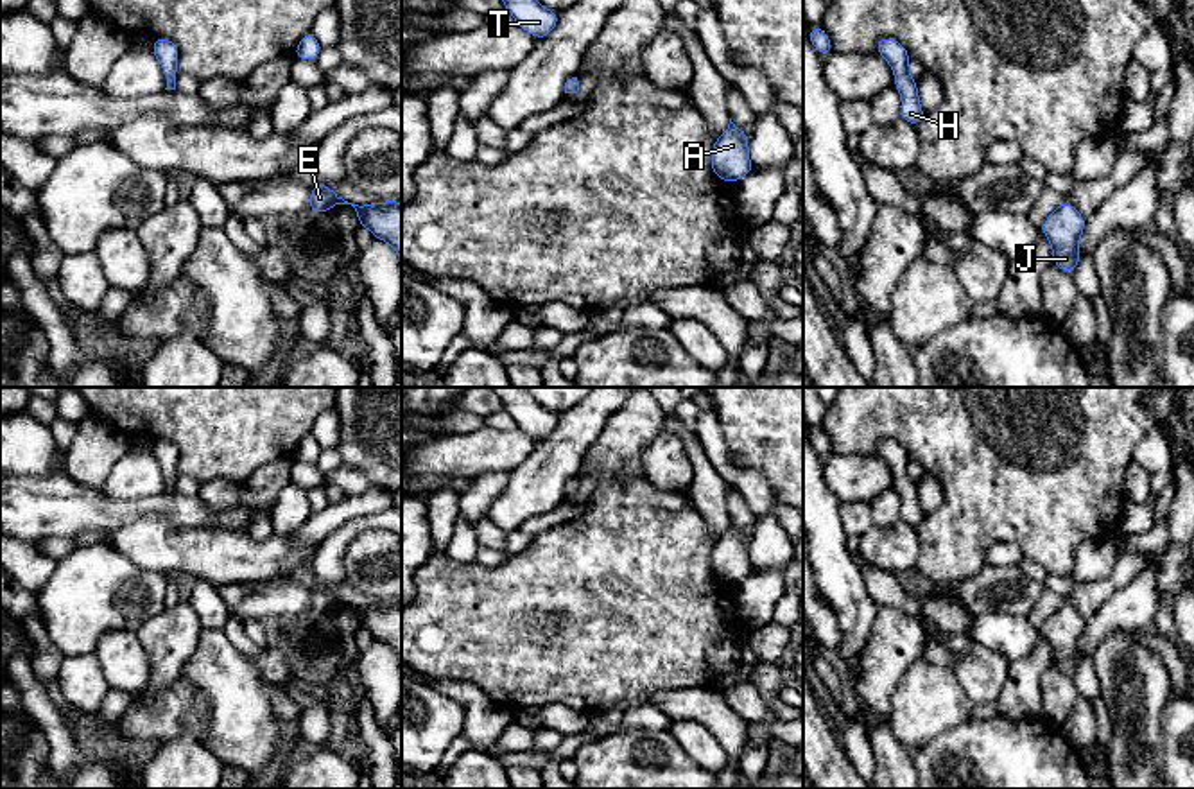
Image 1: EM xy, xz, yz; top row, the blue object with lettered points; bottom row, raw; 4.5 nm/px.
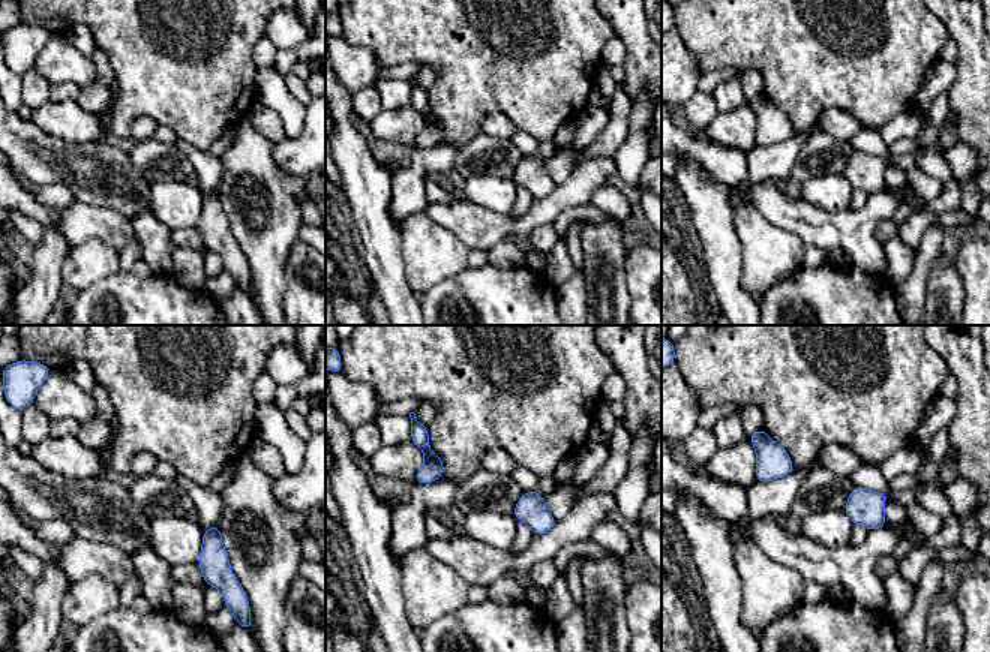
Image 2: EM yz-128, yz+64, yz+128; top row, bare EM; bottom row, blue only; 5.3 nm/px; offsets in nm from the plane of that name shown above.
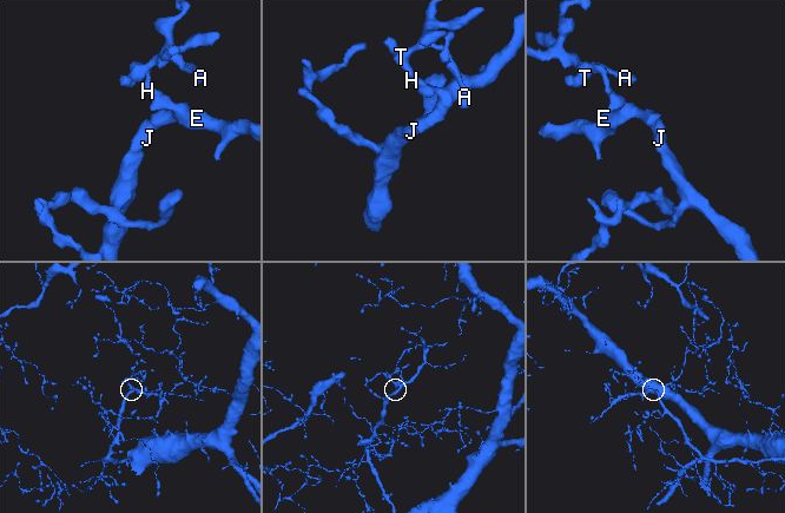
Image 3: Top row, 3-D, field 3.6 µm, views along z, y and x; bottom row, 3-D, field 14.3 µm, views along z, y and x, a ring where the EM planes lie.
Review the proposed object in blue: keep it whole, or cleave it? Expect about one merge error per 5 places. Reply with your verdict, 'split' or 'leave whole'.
leave whole

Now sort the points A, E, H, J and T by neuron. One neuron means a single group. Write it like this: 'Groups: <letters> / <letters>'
Groups: A E H J T

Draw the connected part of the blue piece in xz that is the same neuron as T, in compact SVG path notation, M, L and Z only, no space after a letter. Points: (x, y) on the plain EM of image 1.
M491 387L516 421L516 429L527 432L538 441L547 439L558 427L559 414L545 411L529 393L522 387Z

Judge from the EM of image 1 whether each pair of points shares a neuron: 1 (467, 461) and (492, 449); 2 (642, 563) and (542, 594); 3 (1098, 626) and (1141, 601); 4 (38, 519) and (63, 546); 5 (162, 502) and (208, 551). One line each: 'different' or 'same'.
1: same
2: same
3: same
4: different
5: different

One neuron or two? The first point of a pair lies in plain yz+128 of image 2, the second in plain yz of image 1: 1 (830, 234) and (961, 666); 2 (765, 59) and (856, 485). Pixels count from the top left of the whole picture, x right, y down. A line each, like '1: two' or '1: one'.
1: one
2: two

